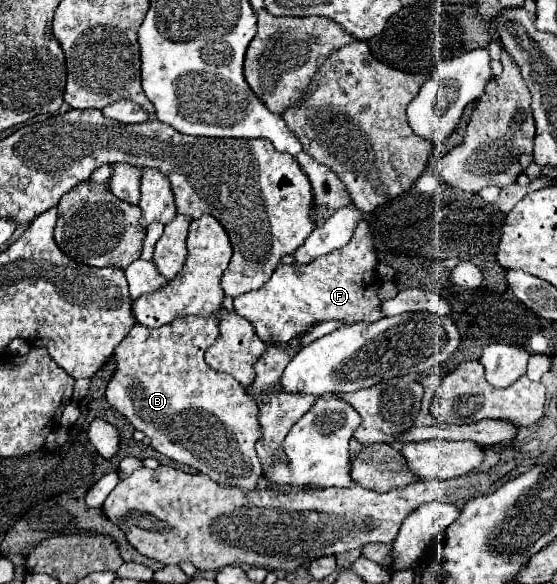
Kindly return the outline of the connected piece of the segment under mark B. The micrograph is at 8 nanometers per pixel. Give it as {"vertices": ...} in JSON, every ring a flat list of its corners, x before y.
{"vertices":[[185,316,157,330,135,324,115,348,113,356,117,360,117,370,107,384,107,402,111,408,121,412,135,426,135,430,141,430,159,454,175,462,189,464,221,486,233,486,241,488,243,492,251,492,259,486,263,476,263,468,255,452,255,444,261,438,261,424,257,420,259,408,245,388,233,380,233,376,217,372,205,364,203,354,217,340,217,334,219,322,213,316]]}

